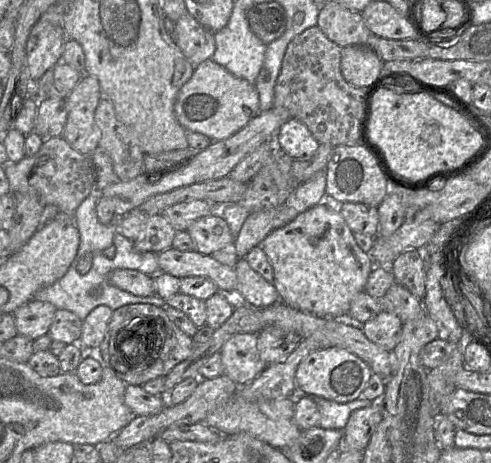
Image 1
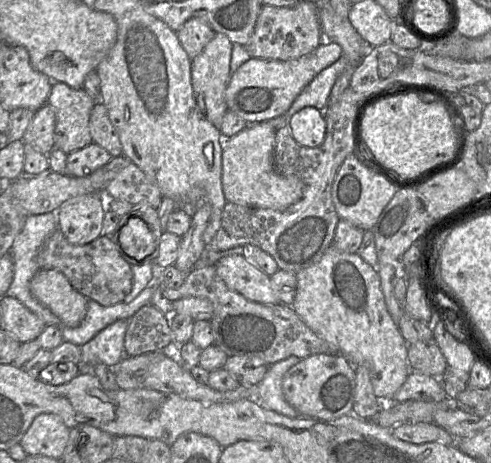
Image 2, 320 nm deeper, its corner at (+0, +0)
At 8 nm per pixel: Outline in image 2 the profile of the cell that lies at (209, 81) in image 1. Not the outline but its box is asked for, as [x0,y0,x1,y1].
[226,41,342,123]

